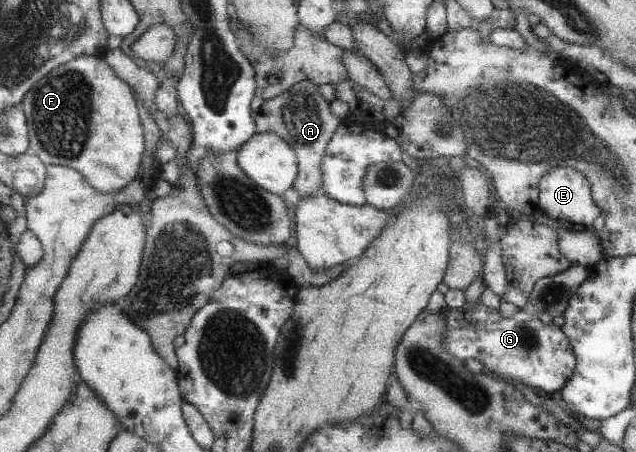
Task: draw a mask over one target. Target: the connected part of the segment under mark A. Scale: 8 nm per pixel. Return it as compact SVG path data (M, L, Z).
M302 81L280 95L264 102L258 112L253 113L257 133L274 133L282 136L297 152L299 159L299 176L294 189L300 199L322 192L324 184L323 159L334 135L343 126L345 119L332 113L330 101L320 93L320 85L312 81Z

